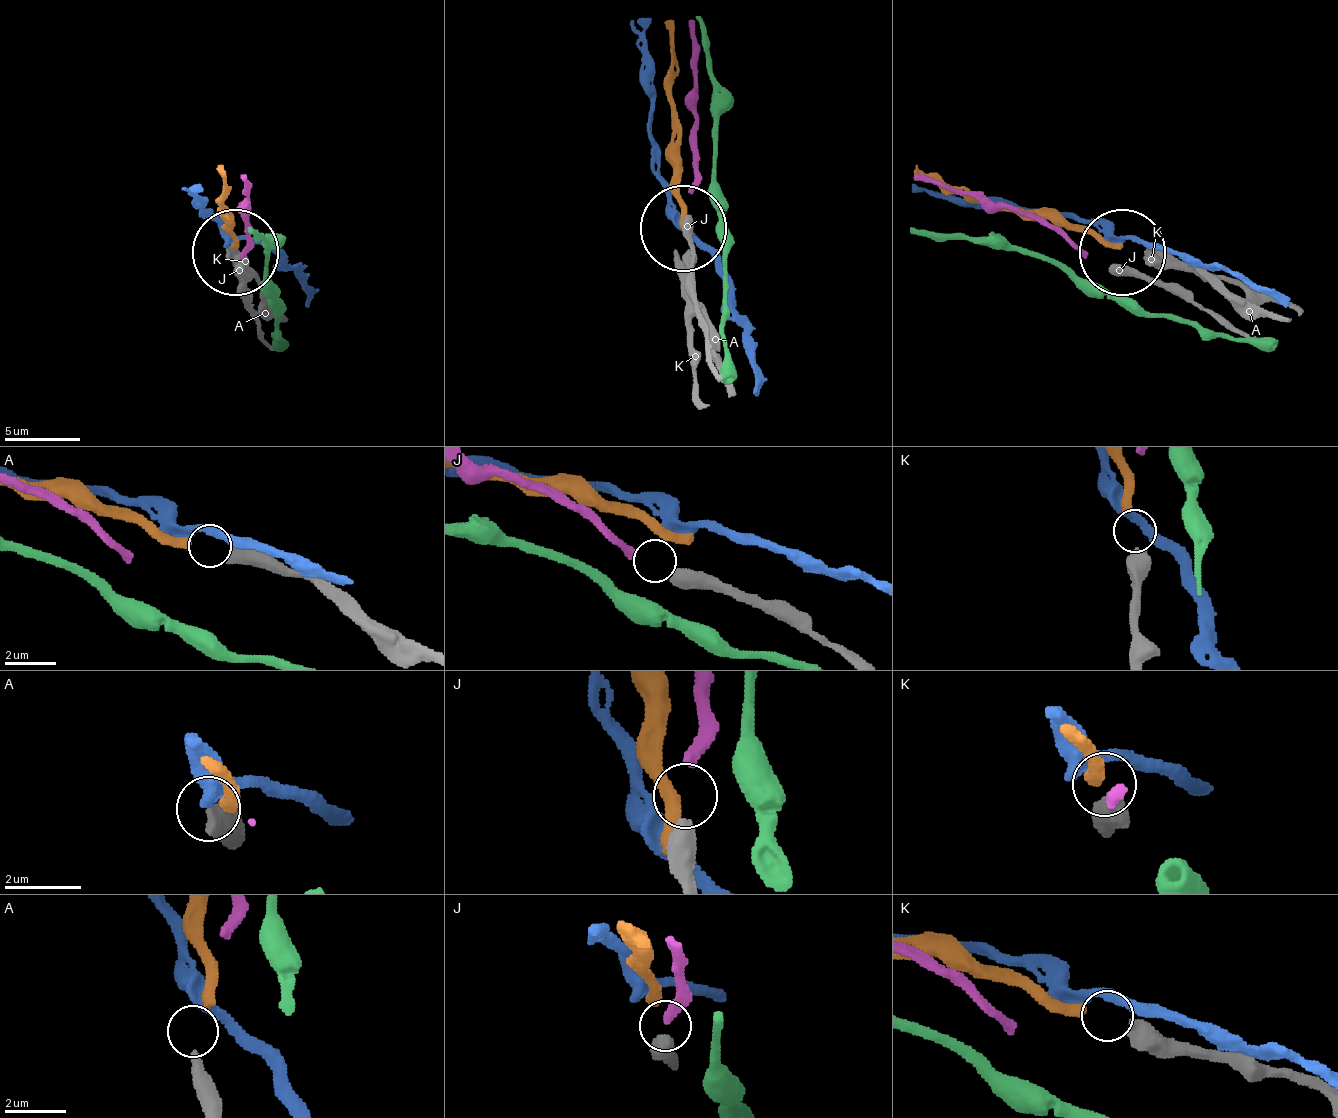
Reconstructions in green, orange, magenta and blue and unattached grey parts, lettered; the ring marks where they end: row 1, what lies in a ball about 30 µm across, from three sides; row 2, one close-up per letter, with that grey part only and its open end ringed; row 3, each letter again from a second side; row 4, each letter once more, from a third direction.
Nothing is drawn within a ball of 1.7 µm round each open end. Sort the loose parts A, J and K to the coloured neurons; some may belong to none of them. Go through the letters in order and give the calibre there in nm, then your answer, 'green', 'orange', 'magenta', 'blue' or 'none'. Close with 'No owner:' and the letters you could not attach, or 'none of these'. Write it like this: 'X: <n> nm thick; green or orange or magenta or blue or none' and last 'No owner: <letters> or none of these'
A: 480 nm thick; none
J: 500 nm thick; magenta
K: 650 nm thick; orange
No owner: A

